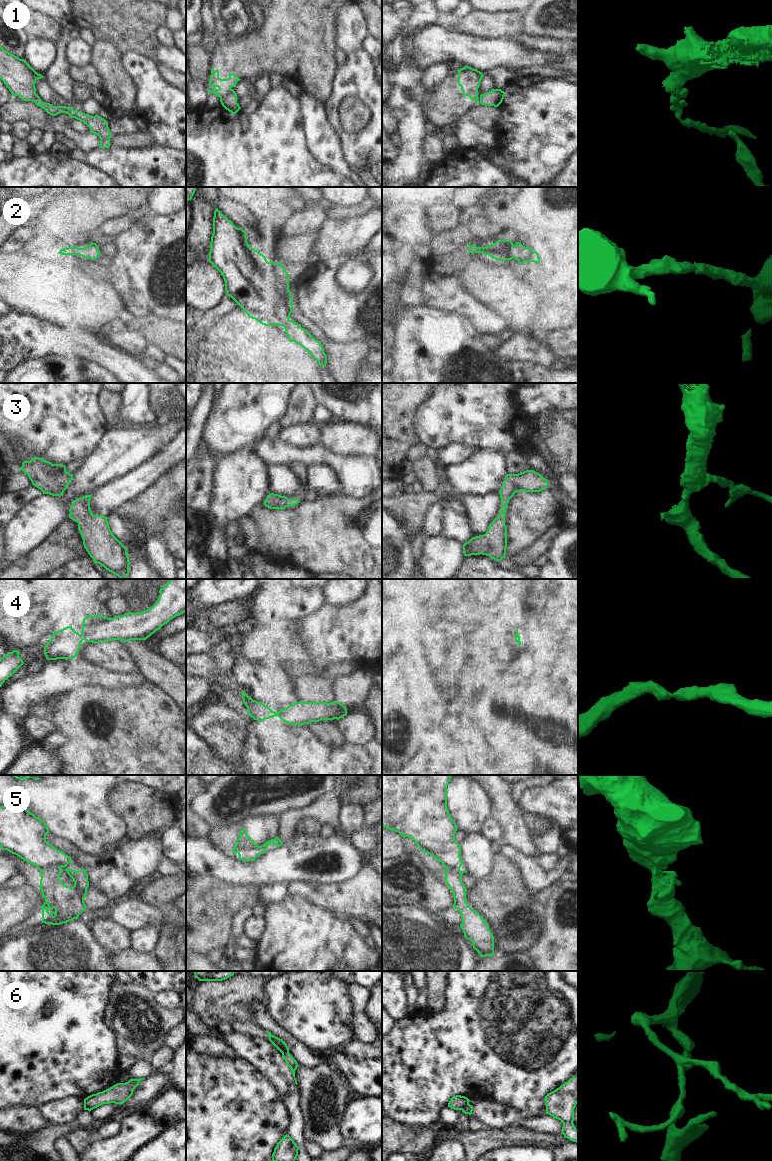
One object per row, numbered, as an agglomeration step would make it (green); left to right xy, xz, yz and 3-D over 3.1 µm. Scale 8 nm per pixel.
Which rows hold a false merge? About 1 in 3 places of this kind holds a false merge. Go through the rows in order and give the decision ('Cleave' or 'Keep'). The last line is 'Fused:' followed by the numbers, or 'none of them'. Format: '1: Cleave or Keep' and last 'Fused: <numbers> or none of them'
1: Cleave
2: Keep
3: Keep
4: Keep
5: Cleave
6: Cleave
Fused: 1, 5, 6

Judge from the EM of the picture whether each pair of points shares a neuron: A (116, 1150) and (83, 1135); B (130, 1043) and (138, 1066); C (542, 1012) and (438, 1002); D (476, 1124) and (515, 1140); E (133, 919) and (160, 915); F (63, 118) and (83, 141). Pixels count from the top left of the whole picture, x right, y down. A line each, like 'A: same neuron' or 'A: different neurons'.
A: different neurons
B: different neurons
C: different neurons
D: different neurons
E: same neuron
F: same neuron

